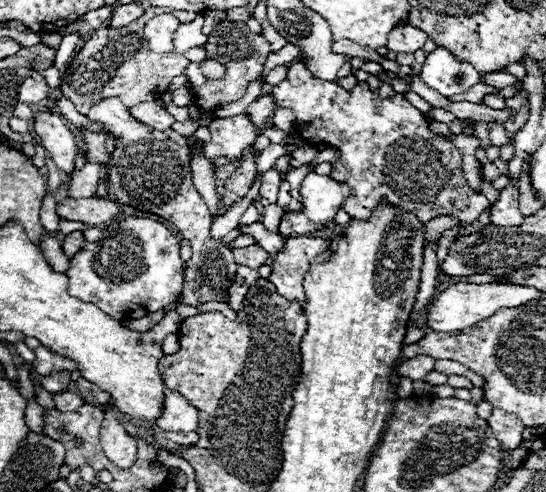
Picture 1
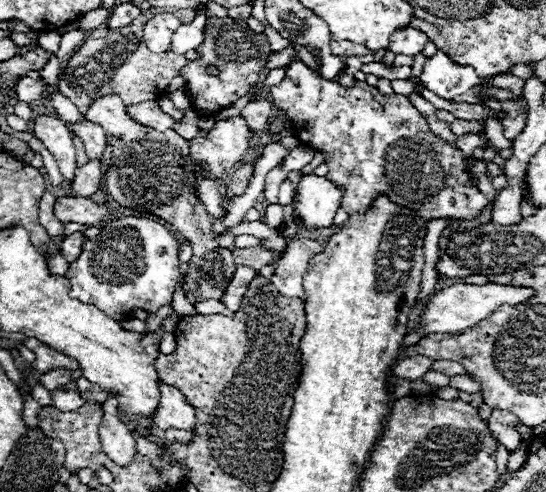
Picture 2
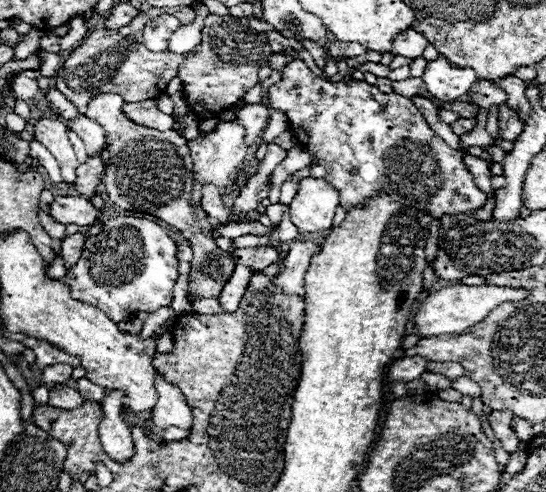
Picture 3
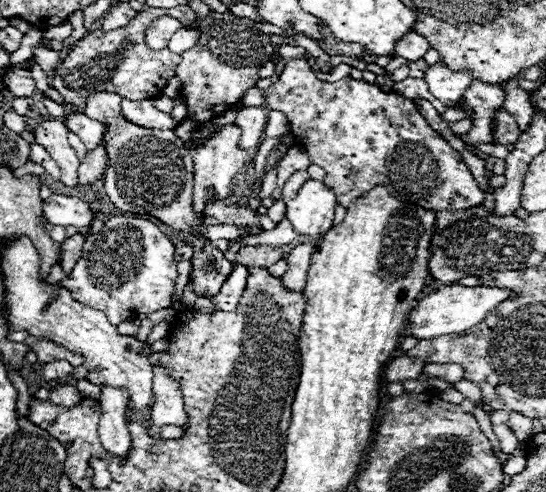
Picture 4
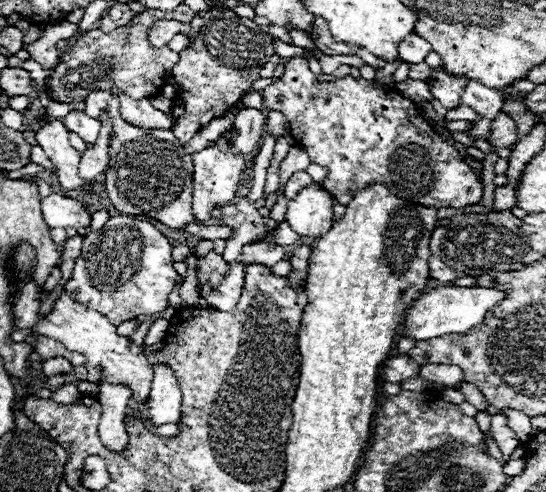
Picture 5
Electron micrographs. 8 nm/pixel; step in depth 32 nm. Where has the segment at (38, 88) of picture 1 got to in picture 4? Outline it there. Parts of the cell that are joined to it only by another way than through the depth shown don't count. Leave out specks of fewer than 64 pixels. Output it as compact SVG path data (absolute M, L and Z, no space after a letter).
M8 70L4 84L16 98L32 98L36 92L36 82L30 70Z

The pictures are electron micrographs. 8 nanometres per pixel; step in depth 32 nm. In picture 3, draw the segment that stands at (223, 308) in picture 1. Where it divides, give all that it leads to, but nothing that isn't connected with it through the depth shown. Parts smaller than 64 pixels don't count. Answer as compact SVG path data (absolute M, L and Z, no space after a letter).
M208 298L206 300L196 300L192 306L198 314L220 314L222 312L218 300L208 300Z

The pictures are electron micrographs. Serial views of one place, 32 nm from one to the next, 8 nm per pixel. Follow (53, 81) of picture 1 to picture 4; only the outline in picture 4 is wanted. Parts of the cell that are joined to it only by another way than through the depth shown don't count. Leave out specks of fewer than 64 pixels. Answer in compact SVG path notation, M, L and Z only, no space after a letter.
M42 42L32 50L32 54L34 54L34 58L36 58L38 64L40 64L40 68L42 68L46 74L52 74L52 72L56 70L56 66L62 62L60 52L54 52L54 50L44 48Z

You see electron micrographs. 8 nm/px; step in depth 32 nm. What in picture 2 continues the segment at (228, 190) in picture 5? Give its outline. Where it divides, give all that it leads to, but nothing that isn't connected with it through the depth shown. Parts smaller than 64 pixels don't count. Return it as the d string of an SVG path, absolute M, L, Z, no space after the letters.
M242 116L218 120L210 130L210 138L190 140L190 158L204 160L208 164L208 178L218 182L226 168L244 160L250 140L252 132Z

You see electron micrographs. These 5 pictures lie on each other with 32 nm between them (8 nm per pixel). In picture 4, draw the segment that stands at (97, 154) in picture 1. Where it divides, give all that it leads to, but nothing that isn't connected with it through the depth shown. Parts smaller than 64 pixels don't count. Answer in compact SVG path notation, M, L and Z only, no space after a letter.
M76 112L74 116L66 118L66 126L76 132L80 136L80 140L86 144L86 150L94 150L100 142L102 142L102 134L104 134L104 126L98 120L88 118L86 114Z

